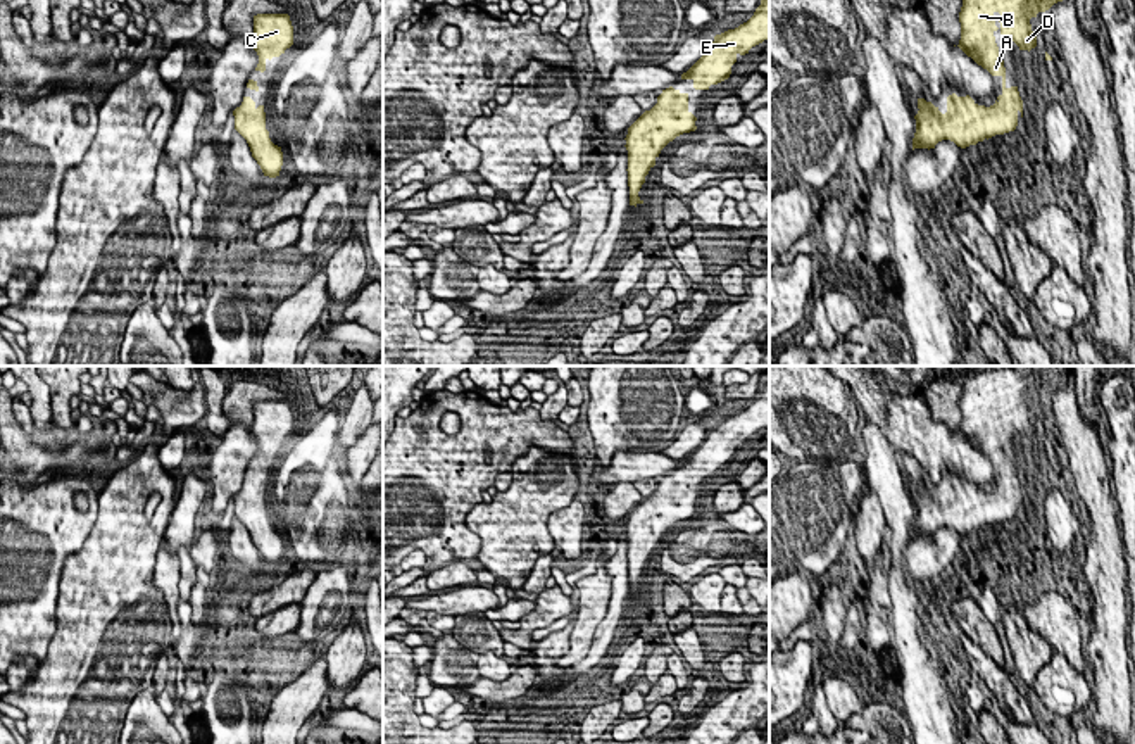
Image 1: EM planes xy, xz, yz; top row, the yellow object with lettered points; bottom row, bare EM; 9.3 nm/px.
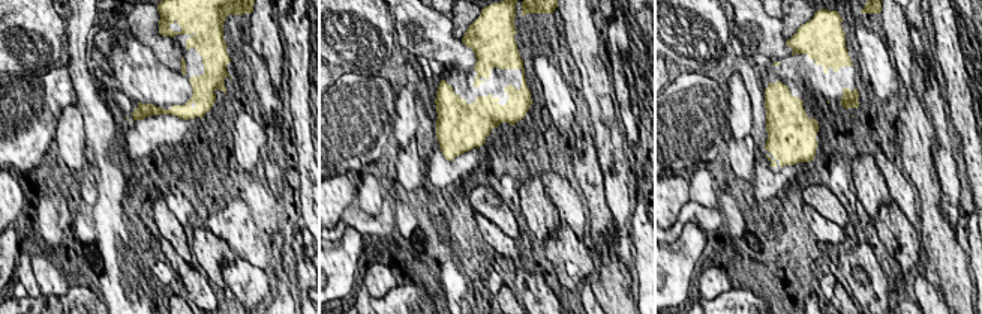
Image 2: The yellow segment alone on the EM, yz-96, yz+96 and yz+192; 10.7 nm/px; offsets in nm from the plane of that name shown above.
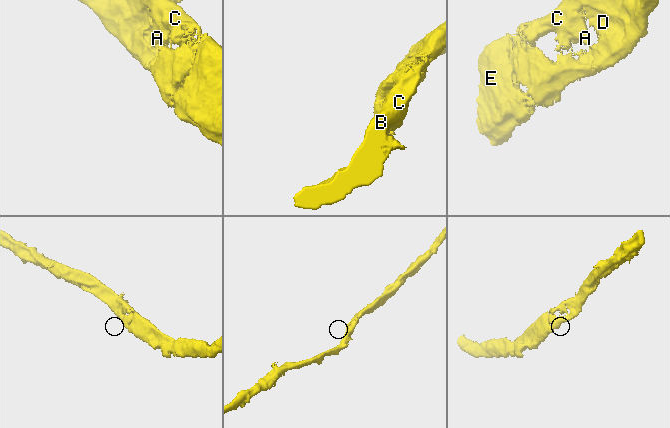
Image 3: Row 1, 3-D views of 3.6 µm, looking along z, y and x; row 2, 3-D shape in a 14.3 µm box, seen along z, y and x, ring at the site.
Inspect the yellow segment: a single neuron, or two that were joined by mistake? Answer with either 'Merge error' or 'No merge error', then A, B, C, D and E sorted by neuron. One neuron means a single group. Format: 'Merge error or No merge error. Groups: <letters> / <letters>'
No merge error. Groups: A B C D E

